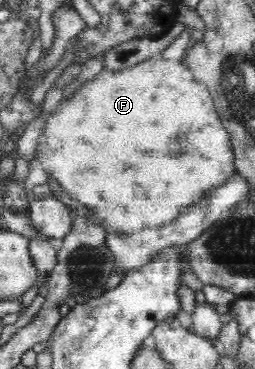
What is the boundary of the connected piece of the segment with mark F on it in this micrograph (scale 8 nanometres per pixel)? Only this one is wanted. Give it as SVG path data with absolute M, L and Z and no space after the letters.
M159 55L128 70L102 70L47 119L46 130L38 139L40 164L72 199L103 219L110 231L132 233L172 223L188 206L204 200L208 190L237 172L230 136L216 112L210 89L195 80L183 62L166 61Z

